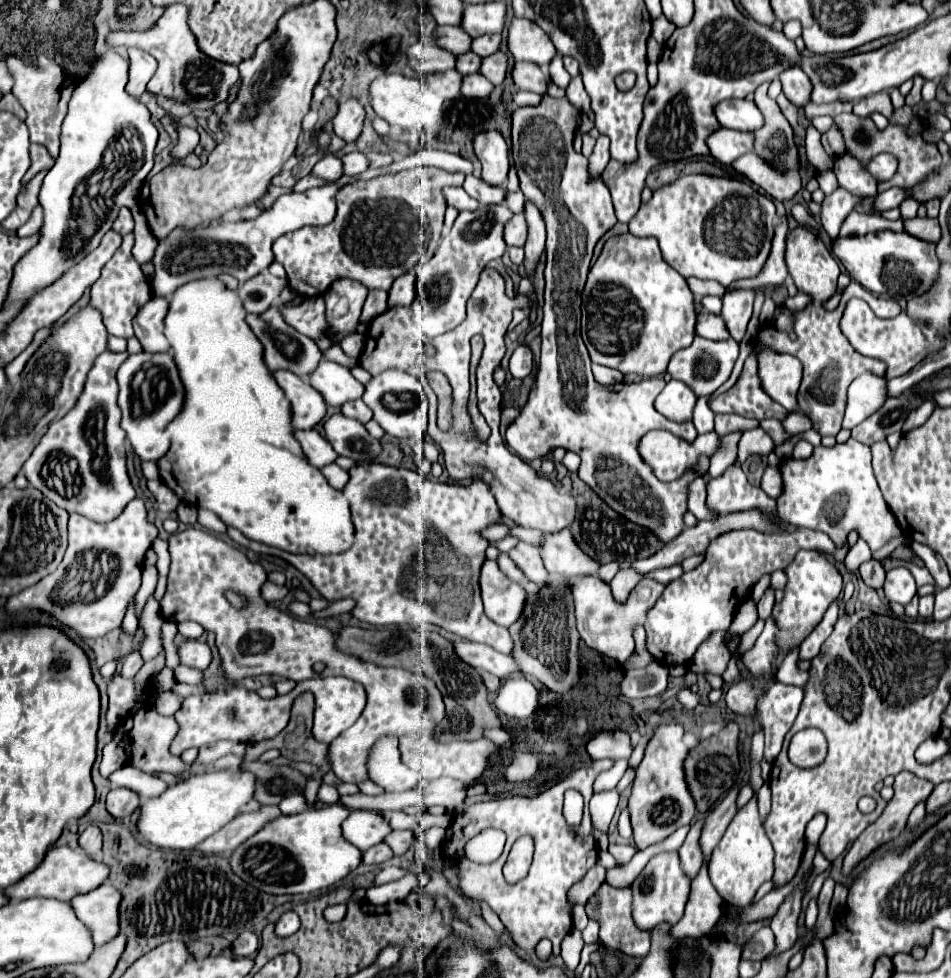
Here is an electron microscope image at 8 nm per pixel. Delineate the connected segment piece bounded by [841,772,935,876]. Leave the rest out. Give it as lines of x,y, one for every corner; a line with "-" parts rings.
899,772
899,774
895,776
895,784
893,784
895,794
893,794
893,798
889,800
885,812
855,840
855,844
851,846
851,850
845,854
843,870
841,870
843,876
849,876
849,874
853,872
853,868
855,868
861,860
865,860
871,852
875,852
879,846
883,846
883,844
887,844
887,842
899,838
899,834
903,832
903,828
905,828
905,824
907,824
907,818
909,818
911,810
913,810
919,802
925,802
925,800
929,798
929,794
933,792
933,788
935,788
935,786
933,786
929,780
923,780
923,778
915,776
913,772

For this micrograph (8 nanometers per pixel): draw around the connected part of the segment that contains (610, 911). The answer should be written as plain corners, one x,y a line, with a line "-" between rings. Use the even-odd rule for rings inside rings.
603,882
597,888
597,892
587,900
585,910
587,910
587,916
599,924
599,940
607,948
611,948
615,952
621,952
629,958
645,958
647,952
649,952
649,946
651,946
651,930
641,930
635,924
633,914
631,914
631,910
633,910
631,902
633,902
631,886
613,888
607,882

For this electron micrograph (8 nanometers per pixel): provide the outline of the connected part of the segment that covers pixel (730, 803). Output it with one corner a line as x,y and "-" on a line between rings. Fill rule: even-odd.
737,788
729,790
725,794
725,798
715,804
715,808
707,814
705,818
705,824
703,824
703,830
701,830
701,840
699,840
699,846
701,846
701,852
703,852
703,860
705,864
709,864
711,860
711,852
713,848
719,844
721,836
725,834
729,822
733,820
737,808
735,808
735,798
737,798

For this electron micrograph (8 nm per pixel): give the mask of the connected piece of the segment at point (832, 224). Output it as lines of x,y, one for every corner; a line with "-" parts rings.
839,186
833,194
829,194
825,198
823,210
821,210
821,224
823,224
825,232
829,234
829,238
837,238
841,224
855,210
855,206
861,204
861,200
863,200
861,196
851,194
843,186

